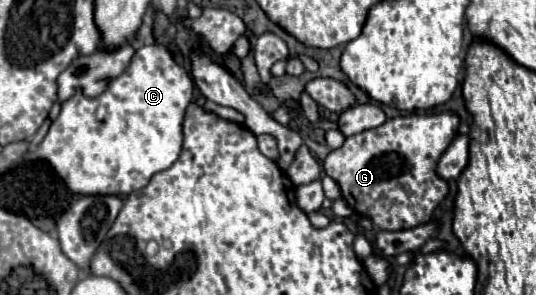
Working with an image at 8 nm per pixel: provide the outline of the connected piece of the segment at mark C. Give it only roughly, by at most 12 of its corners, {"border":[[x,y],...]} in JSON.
{"border":[[158,43],[64,101],[24,159],[128,195],[182,151],[194,83]]}

